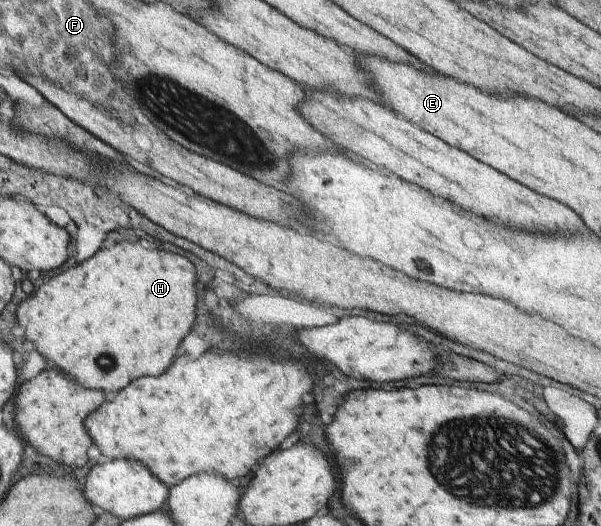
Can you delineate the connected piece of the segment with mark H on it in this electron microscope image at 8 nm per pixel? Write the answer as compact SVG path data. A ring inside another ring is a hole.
M122 241L109 249L99 250L87 261L77 263L75 267L71 267L59 275L46 277L43 284L37 289L36 295L26 298L18 305L16 318L18 324L25 331L25 339L33 343L35 352L39 352L48 362L53 364L53 367L63 370L79 385L90 390L101 390L111 396L120 389L127 388L133 380L143 377L143 375L157 376L169 369L169 365L173 363L173 359L177 355L179 343L183 341L183 337L191 331L191 327L195 323L195 303L197 303L195 267L191 265L191 261L187 261L183 255L177 255L177 253L167 253L167 251L159 251L159 249L145 249L137 243Z

